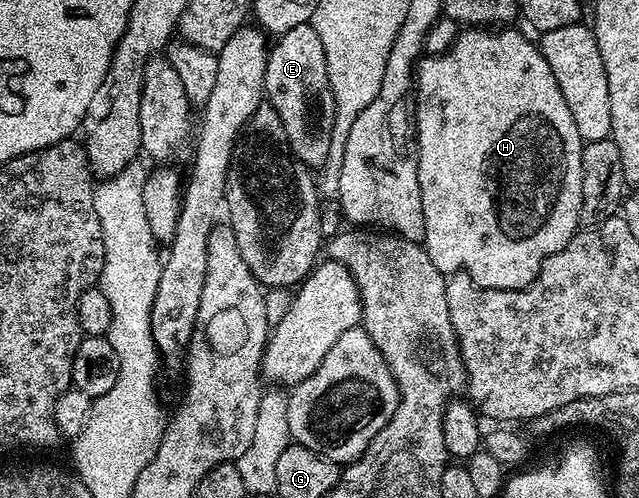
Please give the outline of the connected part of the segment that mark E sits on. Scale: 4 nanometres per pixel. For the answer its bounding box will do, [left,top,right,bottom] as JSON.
[264,24,336,167]

